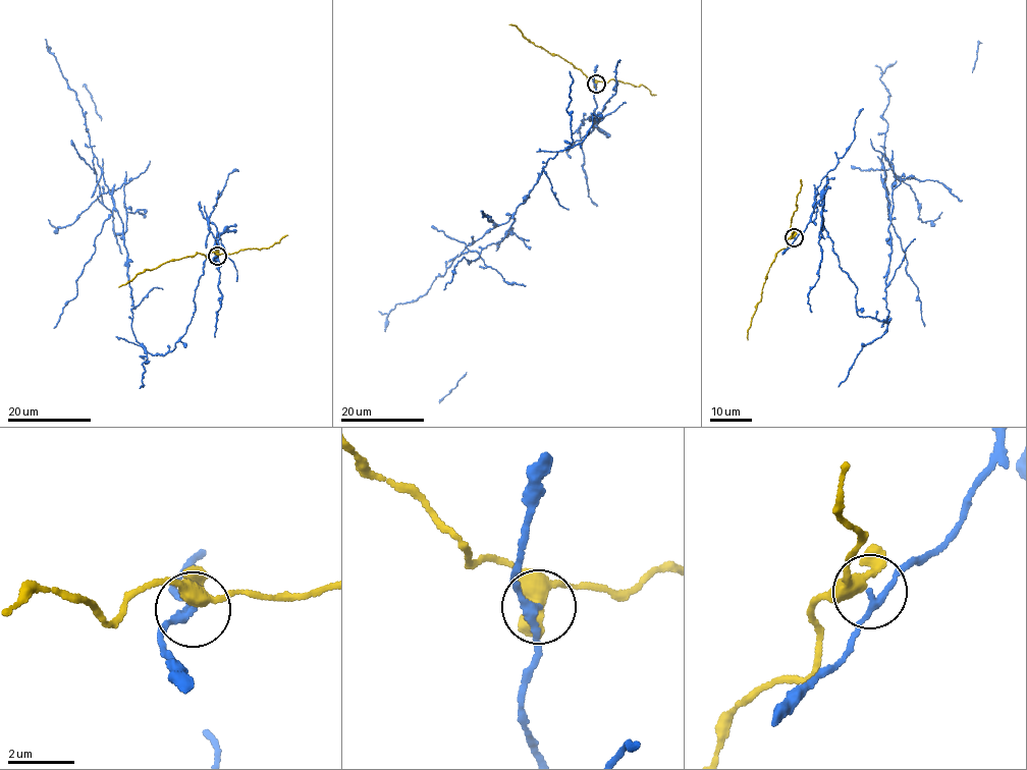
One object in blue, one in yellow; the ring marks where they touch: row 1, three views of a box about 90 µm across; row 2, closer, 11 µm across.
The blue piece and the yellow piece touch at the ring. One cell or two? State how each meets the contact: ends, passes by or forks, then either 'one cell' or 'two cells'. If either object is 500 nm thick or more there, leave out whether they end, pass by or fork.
blue passes by | yellow forks | two cells

